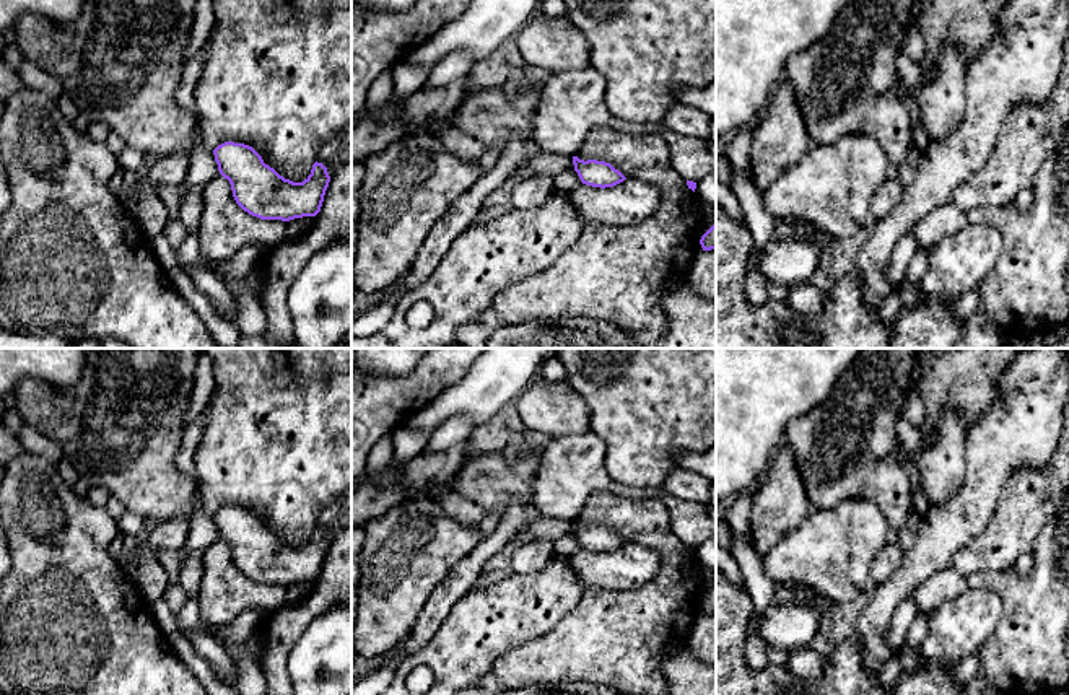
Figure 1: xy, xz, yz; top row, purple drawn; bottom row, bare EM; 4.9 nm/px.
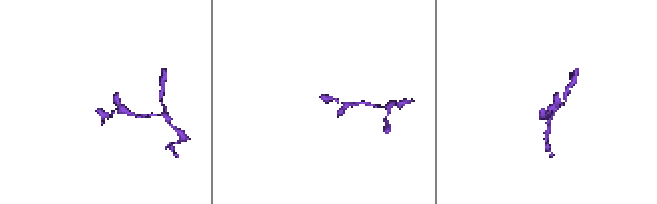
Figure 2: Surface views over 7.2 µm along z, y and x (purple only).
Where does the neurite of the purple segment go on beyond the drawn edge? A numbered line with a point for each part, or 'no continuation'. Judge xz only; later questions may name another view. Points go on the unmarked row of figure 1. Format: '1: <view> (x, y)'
1: xz (488, 480)

